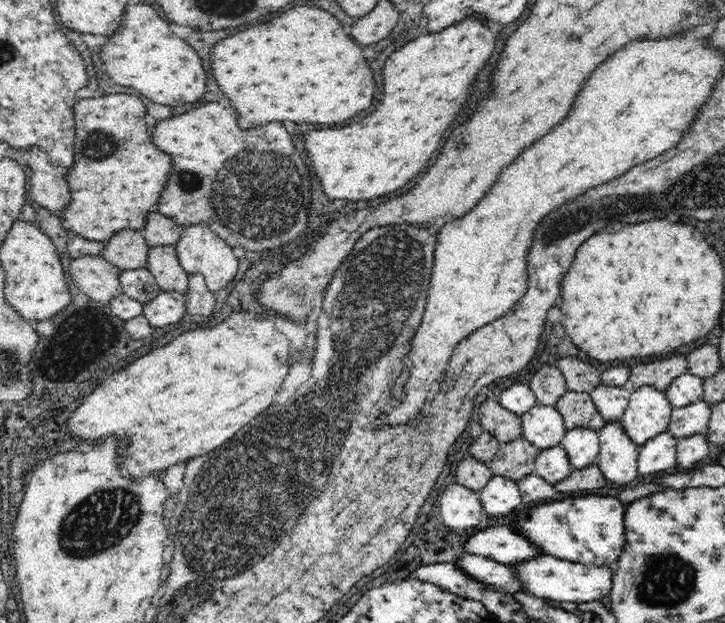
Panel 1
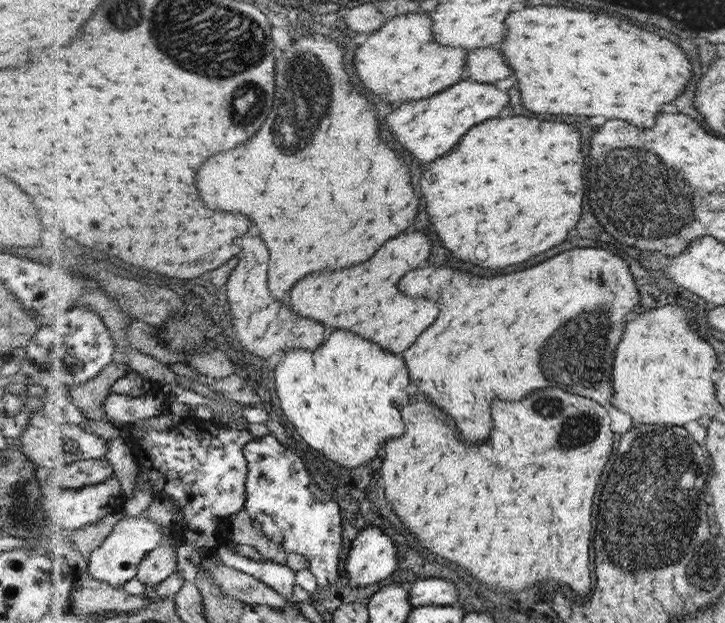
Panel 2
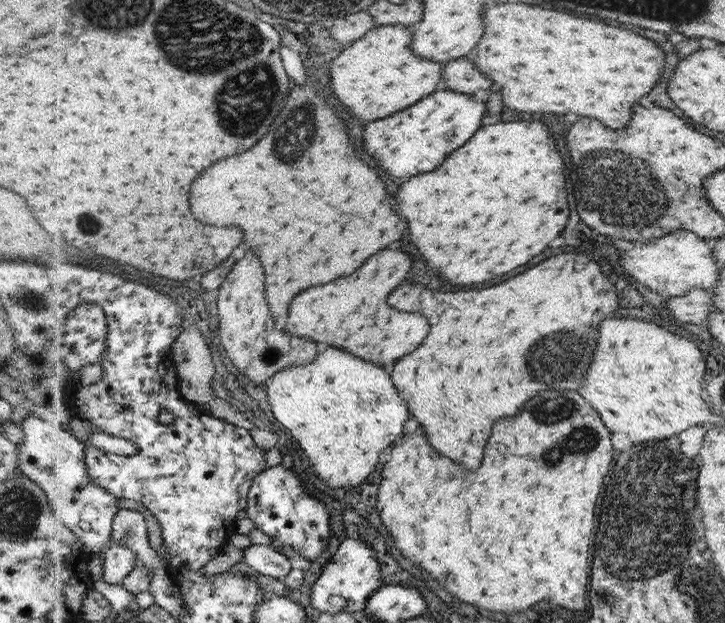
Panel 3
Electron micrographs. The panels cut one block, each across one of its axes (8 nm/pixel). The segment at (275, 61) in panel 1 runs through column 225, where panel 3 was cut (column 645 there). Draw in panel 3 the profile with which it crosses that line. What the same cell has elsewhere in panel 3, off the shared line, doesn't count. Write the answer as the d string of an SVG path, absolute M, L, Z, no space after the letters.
M508 2L486 6L484 20L488 20L488 32L484 32L484 40L476 44L476 52L472 52L470 60L480 72L484 72L484 76L490 76L490 80L502 88L504 104L518 112L578 114L596 118L610 128L624 128L624 122L630 122L632 104L640 96L648 94L664 74L666 64L662 50L654 42L624 28L582 20L564 12Z

